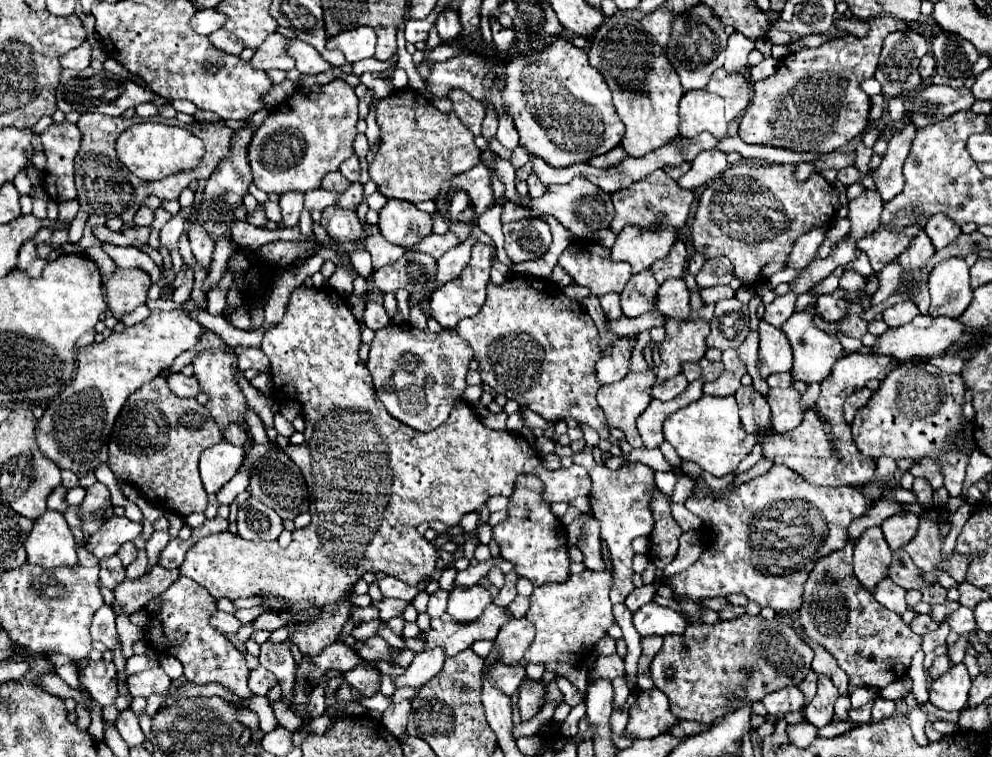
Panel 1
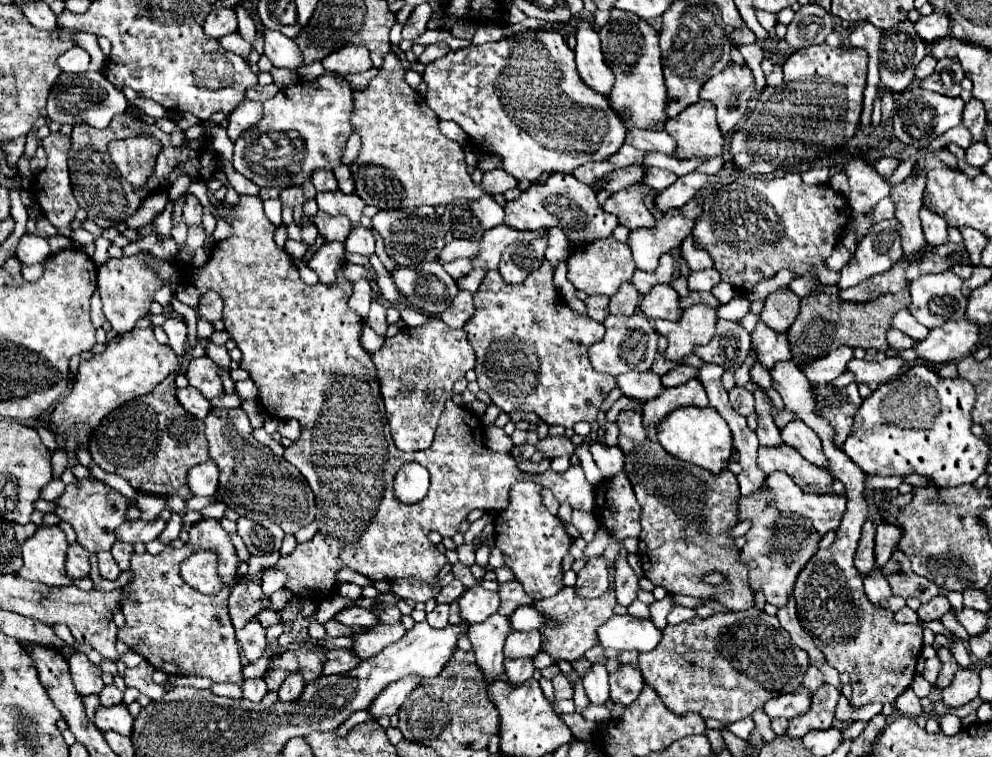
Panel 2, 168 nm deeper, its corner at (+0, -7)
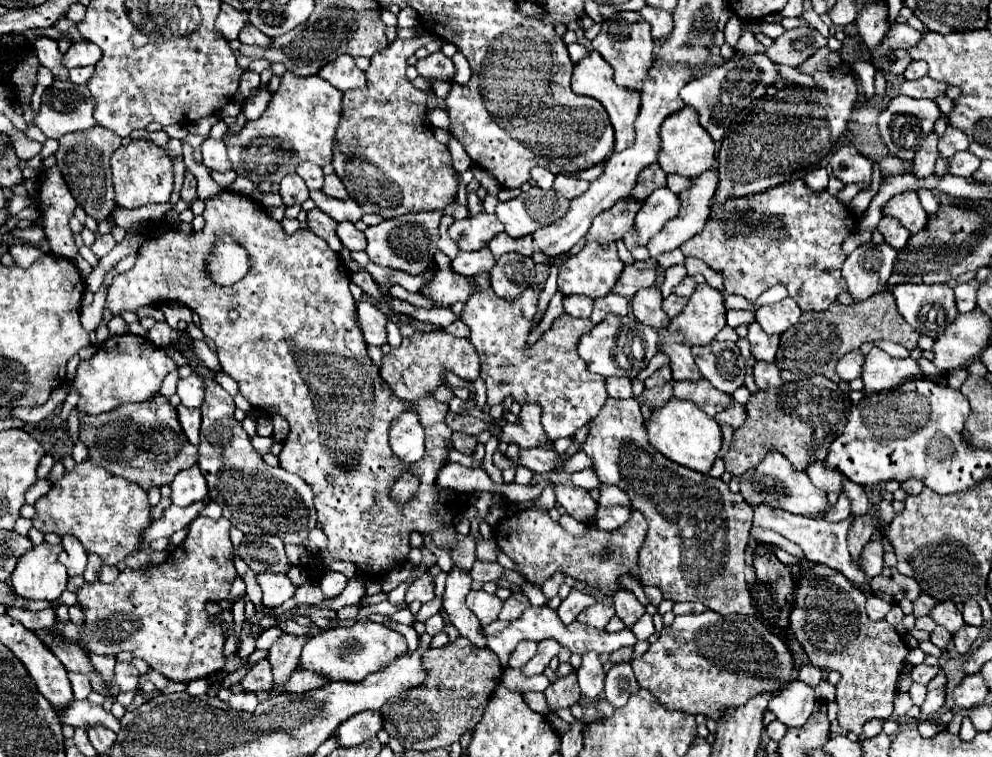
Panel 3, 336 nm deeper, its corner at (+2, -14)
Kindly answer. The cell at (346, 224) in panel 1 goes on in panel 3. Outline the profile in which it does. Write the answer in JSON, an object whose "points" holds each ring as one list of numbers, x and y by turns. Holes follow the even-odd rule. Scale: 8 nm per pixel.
{"points":[[314,208,314,210,308,212,308,228,310,228,316,236,324,238,324,240,328,242,328,246,332,246,332,250,340,252,344,246,342,246,340,238,336,236,336,226,338,226,338,222,332,220,332,218,328,218,322,210,316,210,316,208]]}

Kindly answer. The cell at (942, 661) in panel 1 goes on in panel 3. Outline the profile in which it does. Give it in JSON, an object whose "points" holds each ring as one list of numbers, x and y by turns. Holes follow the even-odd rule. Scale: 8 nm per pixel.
{"points":[[918,664,912,668,912,680,918,684,928,684,938,672,938,666,928,666,928,664]]}

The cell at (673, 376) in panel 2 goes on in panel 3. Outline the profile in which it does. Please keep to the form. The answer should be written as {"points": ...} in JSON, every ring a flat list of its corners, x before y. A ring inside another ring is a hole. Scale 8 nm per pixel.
{"points":[[662,366,654,376,650,376,644,384,646,384,646,388,656,388,656,386,664,386,666,382,670,382,672,380,672,372,670,372,670,368,668,366]]}

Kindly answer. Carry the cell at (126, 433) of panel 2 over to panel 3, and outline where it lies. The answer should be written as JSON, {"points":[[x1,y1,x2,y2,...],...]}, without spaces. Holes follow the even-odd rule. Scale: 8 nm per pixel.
{"points":[[154,396,138,404,124,404,98,416,80,414,80,440,88,446,96,466,138,484,146,492,170,484,180,470,198,464,200,458,198,448,184,436,176,408,164,396]]}

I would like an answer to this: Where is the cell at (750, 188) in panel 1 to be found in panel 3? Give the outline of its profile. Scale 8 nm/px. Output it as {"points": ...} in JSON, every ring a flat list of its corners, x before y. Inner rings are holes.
{"points":[[794,180,760,194,748,194,722,204,712,204,704,230,684,242,680,250,684,256,698,258,714,272,718,272,724,278,724,288,728,294,756,300,774,284,784,284,800,310,826,310,832,302,836,302,836,296,846,290,846,282,840,274,846,258,842,242,854,230,856,220,852,212,848,212,848,208,836,196,830,196,826,190,810,192,802,180]]}

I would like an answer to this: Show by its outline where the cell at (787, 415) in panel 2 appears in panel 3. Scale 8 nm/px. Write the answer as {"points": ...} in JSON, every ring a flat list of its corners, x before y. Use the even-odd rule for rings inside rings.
{"points":[[826,376,784,382,784,386,776,390,760,390,752,394,746,404,748,418,744,426,734,430,730,450,724,456,726,472,734,476,744,474,748,468,758,466,770,448,782,452,796,470,804,470,810,462,824,460,834,438,844,432,850,408,852,402,848,392]]}

